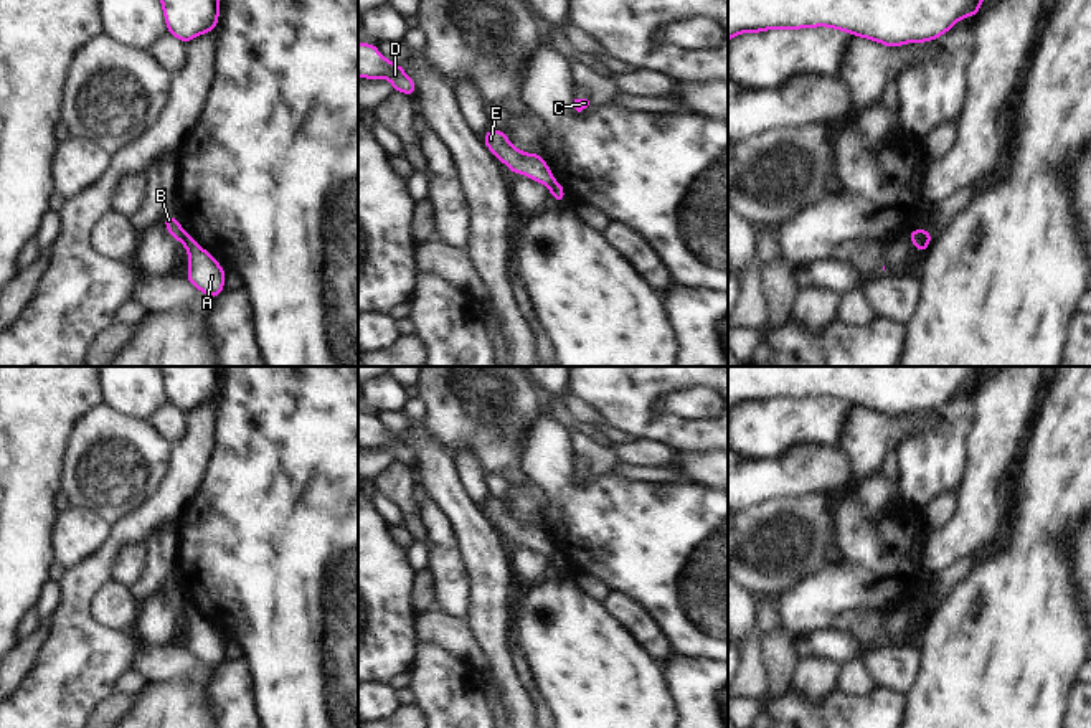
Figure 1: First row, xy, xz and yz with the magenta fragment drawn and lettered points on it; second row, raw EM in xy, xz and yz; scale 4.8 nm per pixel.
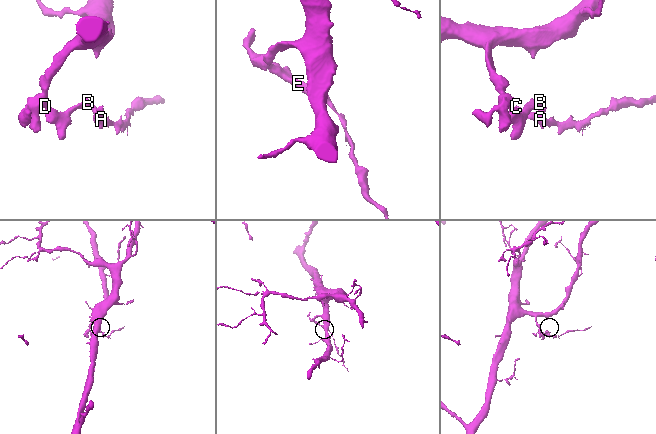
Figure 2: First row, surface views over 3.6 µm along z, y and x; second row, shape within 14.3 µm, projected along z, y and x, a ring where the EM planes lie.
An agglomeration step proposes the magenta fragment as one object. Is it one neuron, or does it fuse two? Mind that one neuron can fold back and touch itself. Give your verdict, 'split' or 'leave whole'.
split

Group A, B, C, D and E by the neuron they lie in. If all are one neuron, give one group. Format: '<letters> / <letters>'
A C / B D E

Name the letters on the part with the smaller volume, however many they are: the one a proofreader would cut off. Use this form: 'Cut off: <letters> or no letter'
Cut off: A, C

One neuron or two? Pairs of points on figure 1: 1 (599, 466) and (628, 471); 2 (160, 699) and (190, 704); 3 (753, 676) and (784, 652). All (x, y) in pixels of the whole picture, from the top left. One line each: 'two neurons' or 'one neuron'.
1: two neurons
2: one neuron
3: two neurons

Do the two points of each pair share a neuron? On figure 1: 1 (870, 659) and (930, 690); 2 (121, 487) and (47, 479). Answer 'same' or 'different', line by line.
1: different
2: different

